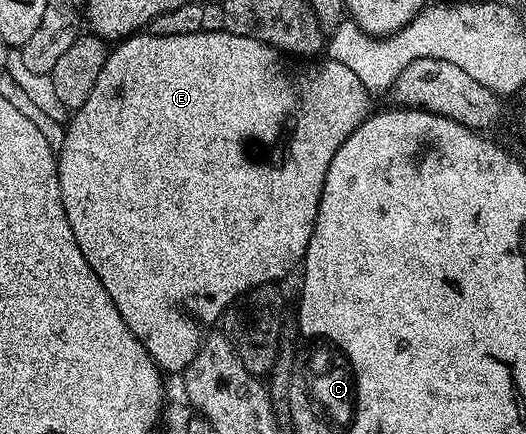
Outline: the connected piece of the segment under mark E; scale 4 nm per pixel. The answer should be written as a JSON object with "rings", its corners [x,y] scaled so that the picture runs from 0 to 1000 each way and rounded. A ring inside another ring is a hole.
{"rings":[[[392,65],[356,83],[295,83],[262,74],[228,90],[205,118],[202,143],[163,235],[129,274],[124,320],[108,355],[120,488],[127,488],[127,516],[135,516],[135,535],[143,535],[150,581],[158,581],[181,636],[188,636],[188,654],[203,664],[203,682],[211,682],[219,710],[226,710],[226,728],[234,728],[241,756],[249,756],[316,864],[342,864],[378,811],[386,767],[367,733],[411,744],[460,677],[489,659],[532,652],[532,641],[546,638],[574,611],[599,525],[622,387],[637,350],[644,350],[644,332],[652,332],[652,323],[660,323],[660,313],[667,313],[667,304],[675,304],[675,295],[683,295],[705,260],[702,207],[683,194],[667,157],[633,134],[620,131],[618,143],[567,138],[536,124],[521,106],[477,92],[477,83],[447,83],[437,69],[411,67]]]}

